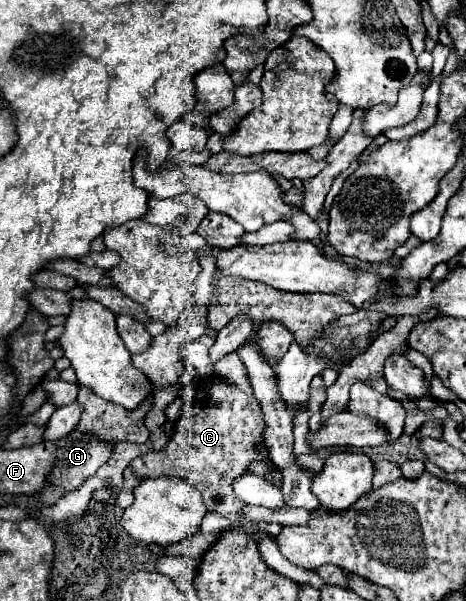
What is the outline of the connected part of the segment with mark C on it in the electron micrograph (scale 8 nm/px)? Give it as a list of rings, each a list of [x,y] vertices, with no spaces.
[[[208,377],[196,393],[196,401],[184,409],[174,425],[174,435],[162,451],[150,451],[130,463],[136,475],[148,477],[184,477],[194,485],[204,499],[208,511],[244,523],[238,511],[244,503],[232,493],[232,481],[246,473],[250,461],[260,459],[258,441],[264,437],[264,419],[256,397],[242,393],[238,385],[222,379]]]

